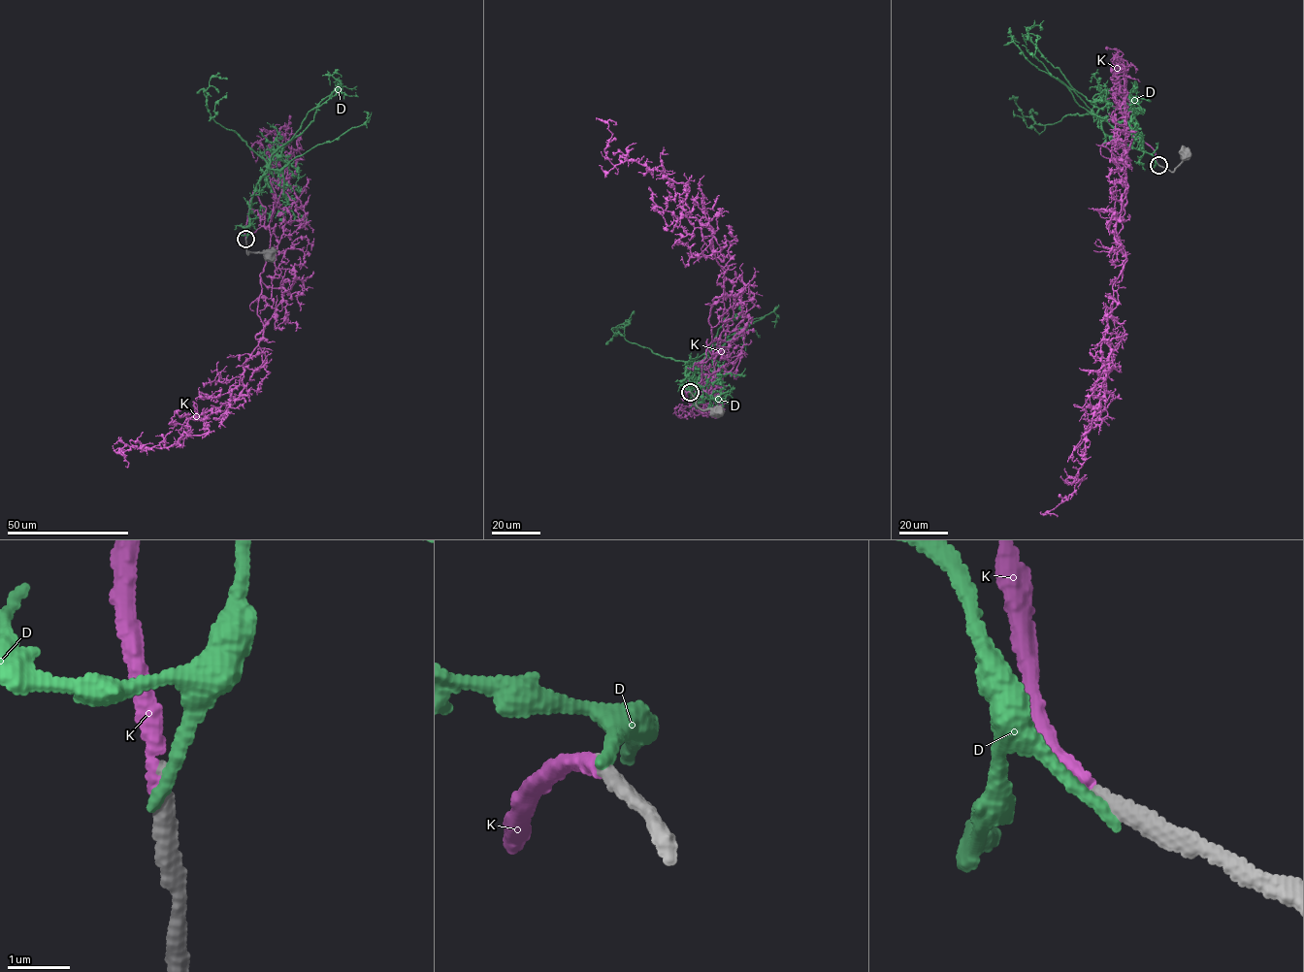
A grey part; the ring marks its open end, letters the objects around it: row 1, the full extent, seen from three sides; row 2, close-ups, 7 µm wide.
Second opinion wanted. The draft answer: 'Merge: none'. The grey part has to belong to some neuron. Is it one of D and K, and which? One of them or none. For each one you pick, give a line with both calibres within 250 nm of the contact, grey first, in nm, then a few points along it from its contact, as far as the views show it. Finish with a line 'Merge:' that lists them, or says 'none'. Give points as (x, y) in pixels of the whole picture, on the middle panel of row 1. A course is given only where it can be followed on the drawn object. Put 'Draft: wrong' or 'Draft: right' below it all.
K: 280 nm thick on the grey side, 240 nm on the other; it runs (689, 392), (723, 294), (715, 232), (685, 210), (685, 183), (611, 163), (613, 124)
Merge: K
Draft: wrong

